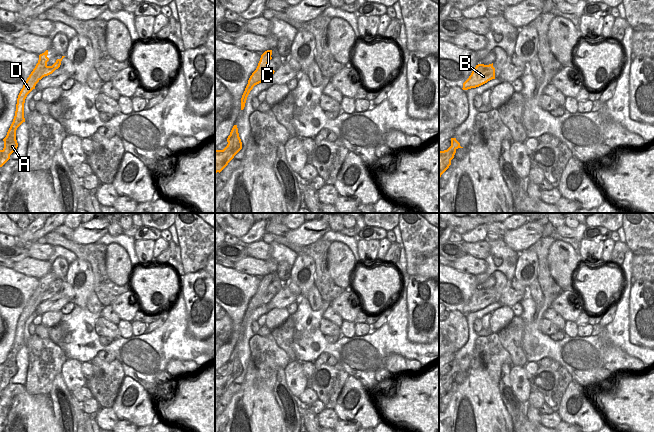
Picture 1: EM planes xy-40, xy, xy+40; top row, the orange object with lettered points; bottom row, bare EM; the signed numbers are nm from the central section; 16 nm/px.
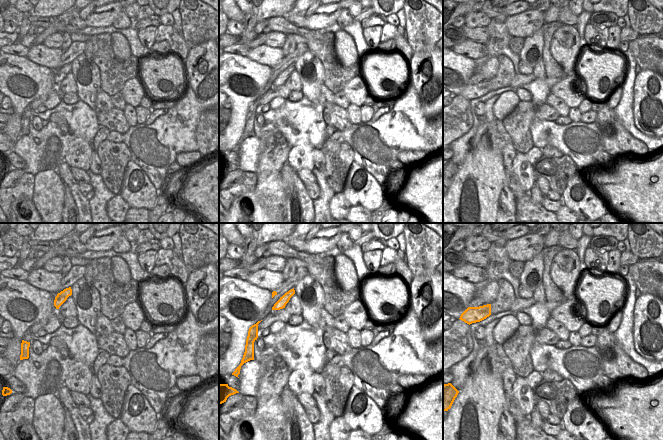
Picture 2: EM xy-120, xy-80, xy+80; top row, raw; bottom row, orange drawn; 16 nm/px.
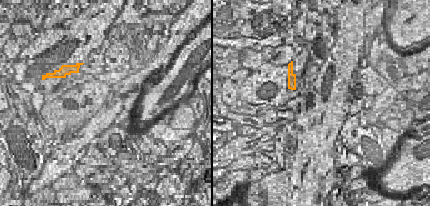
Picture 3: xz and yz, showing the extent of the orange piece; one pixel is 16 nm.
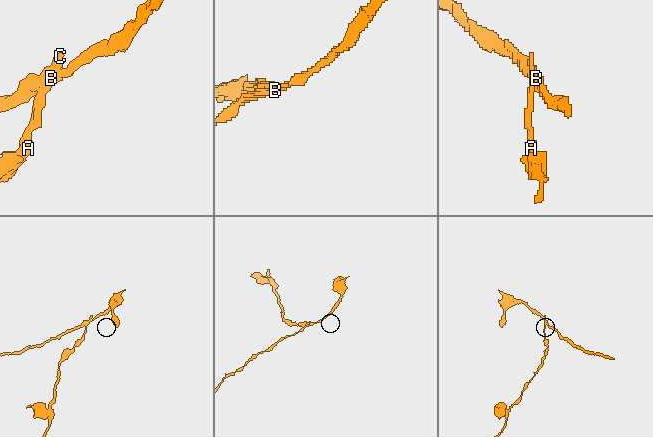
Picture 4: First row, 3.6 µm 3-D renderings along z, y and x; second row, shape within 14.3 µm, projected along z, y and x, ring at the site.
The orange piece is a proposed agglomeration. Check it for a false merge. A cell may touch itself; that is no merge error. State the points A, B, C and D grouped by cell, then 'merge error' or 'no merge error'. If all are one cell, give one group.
groups A C D / B; merge error

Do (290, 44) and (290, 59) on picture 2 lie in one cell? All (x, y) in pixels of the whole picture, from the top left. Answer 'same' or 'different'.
different

